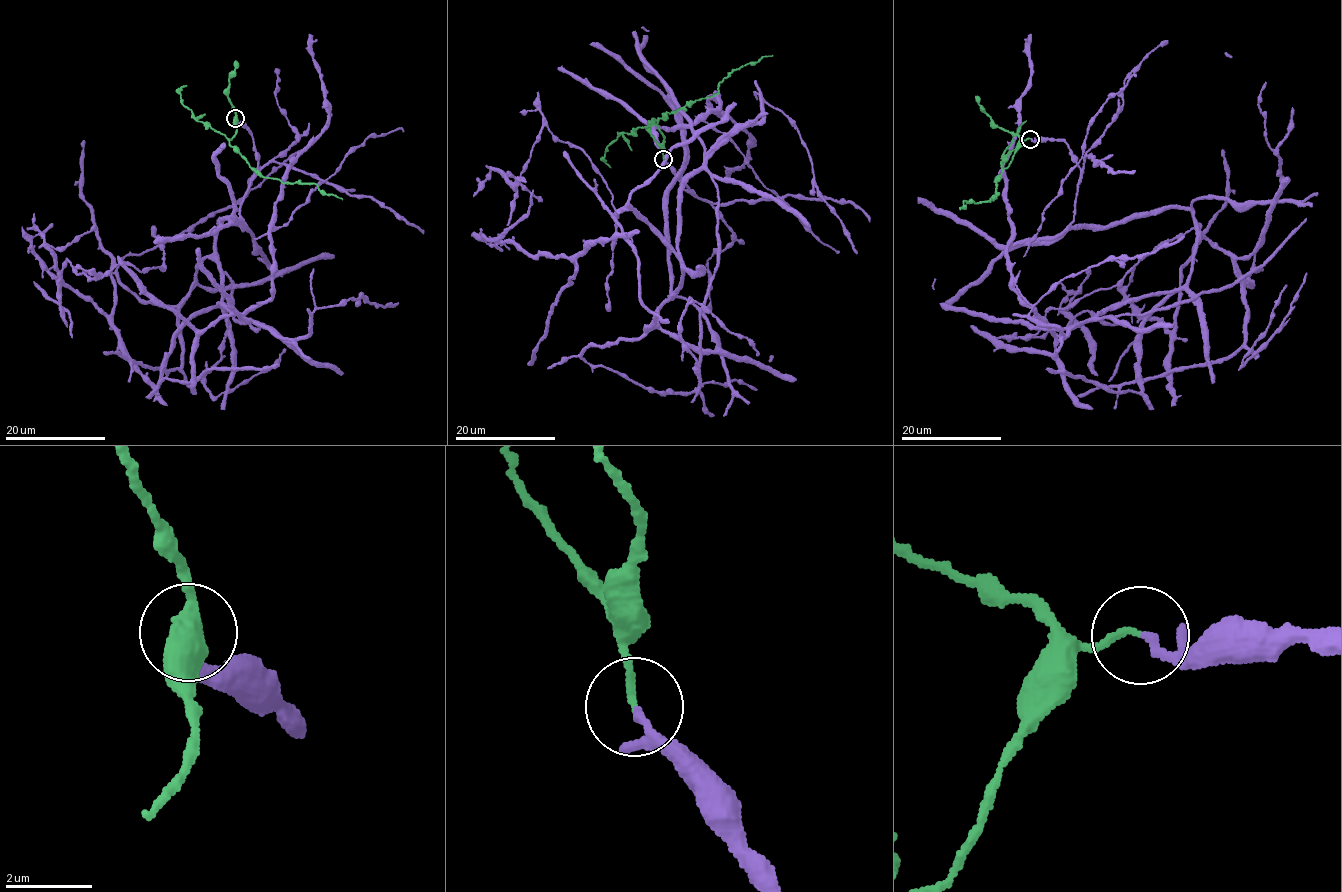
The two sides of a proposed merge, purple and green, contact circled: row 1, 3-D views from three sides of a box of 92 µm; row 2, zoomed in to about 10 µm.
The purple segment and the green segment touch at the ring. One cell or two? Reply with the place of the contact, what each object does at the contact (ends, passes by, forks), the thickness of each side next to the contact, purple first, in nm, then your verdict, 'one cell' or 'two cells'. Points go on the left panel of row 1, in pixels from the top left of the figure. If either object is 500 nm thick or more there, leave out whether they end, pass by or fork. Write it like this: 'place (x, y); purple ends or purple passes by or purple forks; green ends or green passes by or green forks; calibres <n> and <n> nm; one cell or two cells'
place (235, 118); purple ends; green ends; calibres 190 and 150 nm; two cells

